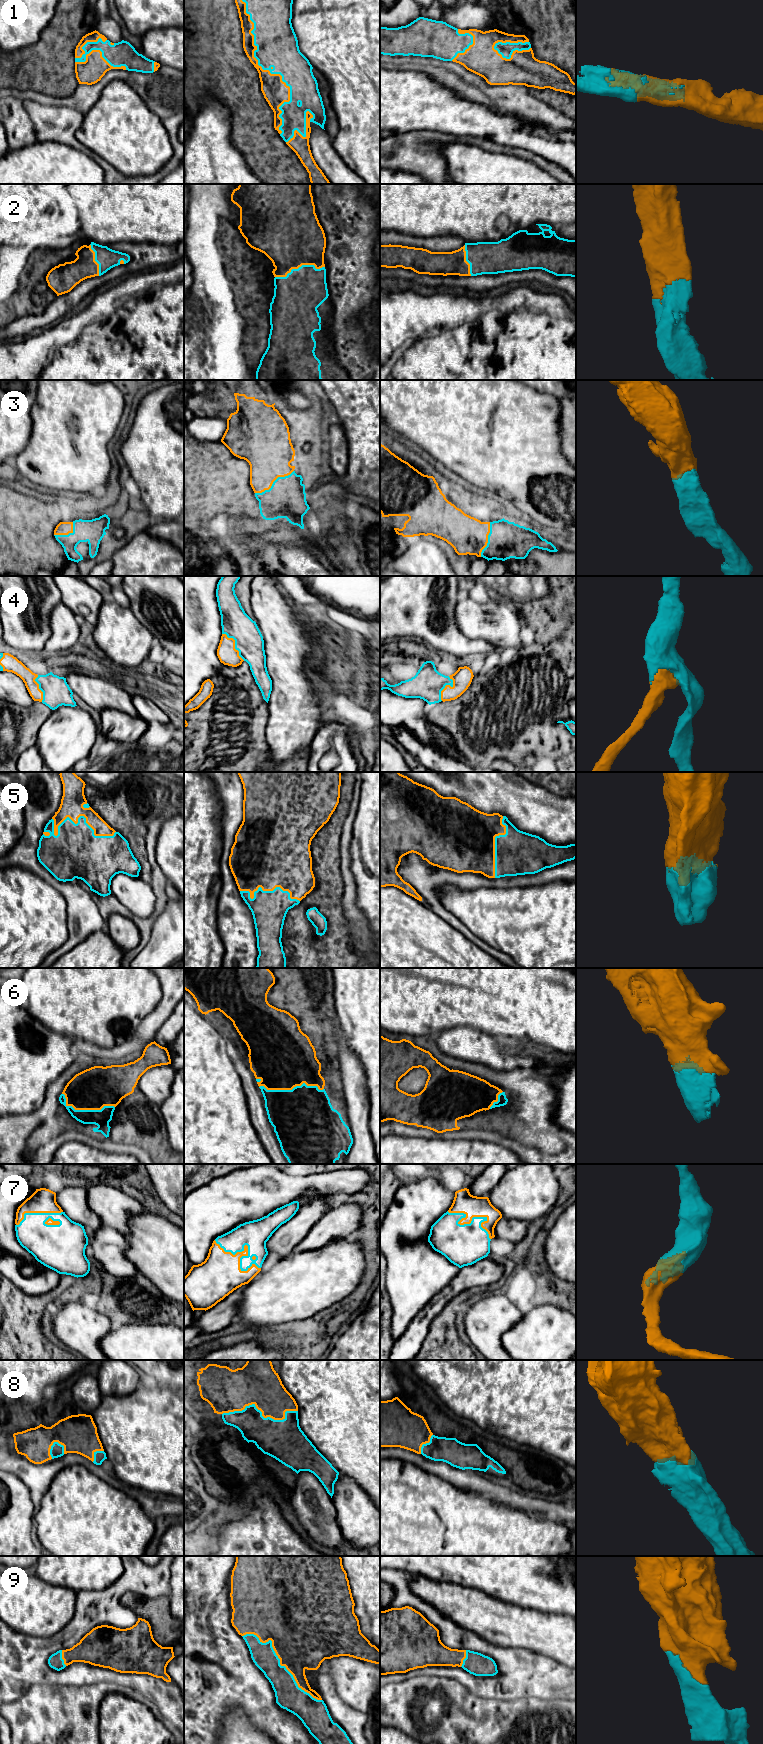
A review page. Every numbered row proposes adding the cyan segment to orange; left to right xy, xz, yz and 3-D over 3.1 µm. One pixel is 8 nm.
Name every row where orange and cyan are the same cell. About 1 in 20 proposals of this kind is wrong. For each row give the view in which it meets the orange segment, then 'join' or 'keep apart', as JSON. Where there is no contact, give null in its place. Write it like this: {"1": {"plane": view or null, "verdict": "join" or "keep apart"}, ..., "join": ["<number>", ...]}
{"1": {"plane": "xz", "verdict": "join"}, "2": {"plane": "xz", "verdict": "join"}, "3": {"plane": "xz", "verdict": "join"}, "4": {"plane": "xz", "verdict": "join"}, "5": {"plane": "xy", "verdict": "join"}, "6": {"plane": "xz", "verdict": "join"}, "7": {"plane": "xz", "verdict": "join"}, "8": {"plane": "xz", "verdict": "join"}, "9": {"plane": "xz", "verdict": "join"}, "join": ["1", "2", "3", "4", "5", "6", "7", "8", "9"]}

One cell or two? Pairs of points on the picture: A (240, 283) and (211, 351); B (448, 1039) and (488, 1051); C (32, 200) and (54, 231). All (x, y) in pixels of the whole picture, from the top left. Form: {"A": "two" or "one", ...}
{"A": "two", "B": "one", "C": "one"}

